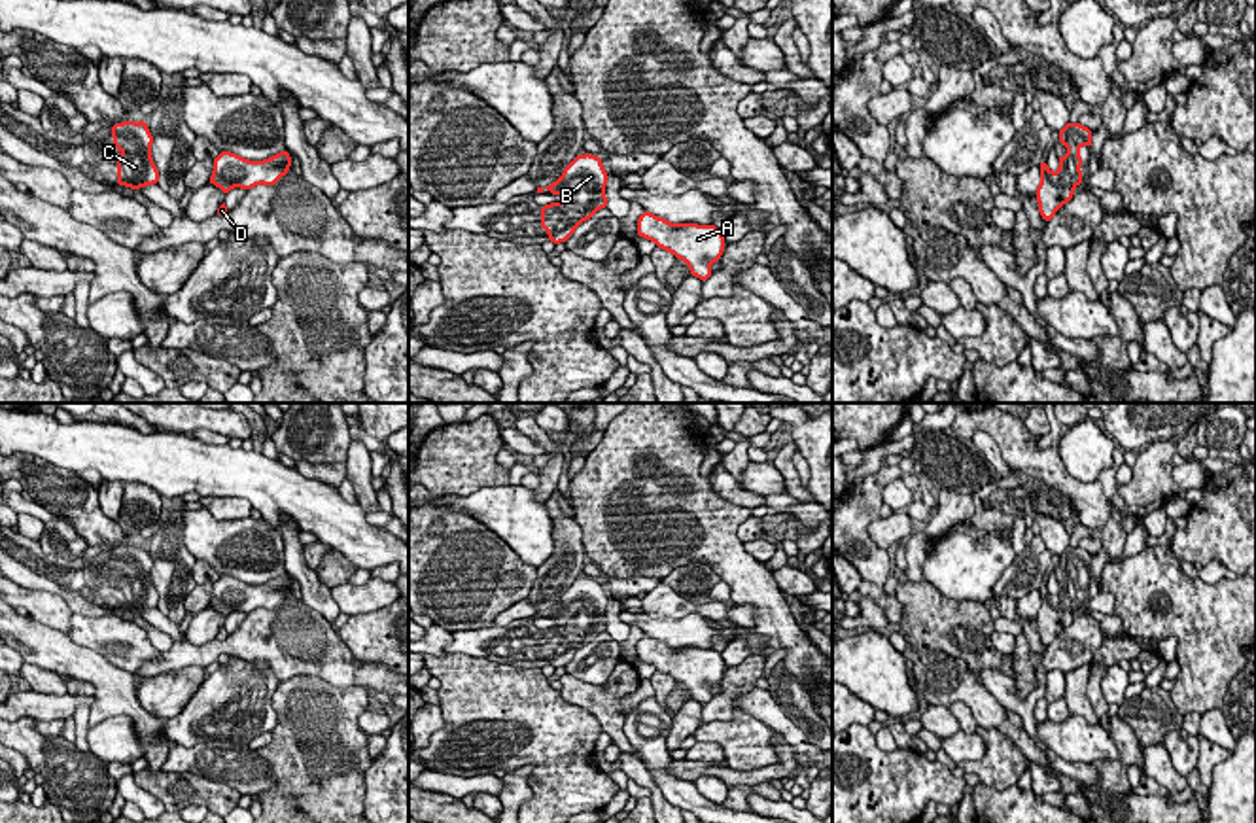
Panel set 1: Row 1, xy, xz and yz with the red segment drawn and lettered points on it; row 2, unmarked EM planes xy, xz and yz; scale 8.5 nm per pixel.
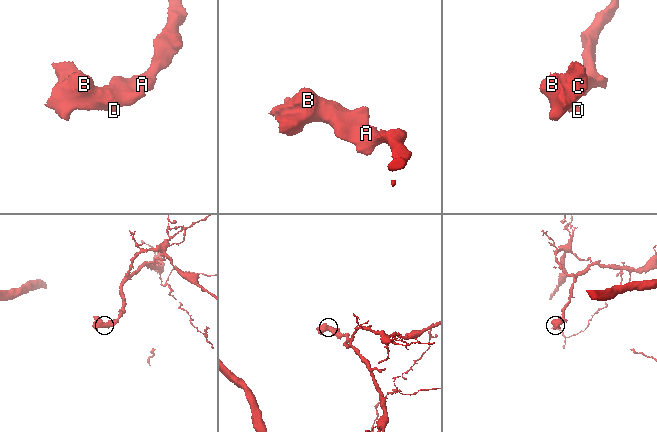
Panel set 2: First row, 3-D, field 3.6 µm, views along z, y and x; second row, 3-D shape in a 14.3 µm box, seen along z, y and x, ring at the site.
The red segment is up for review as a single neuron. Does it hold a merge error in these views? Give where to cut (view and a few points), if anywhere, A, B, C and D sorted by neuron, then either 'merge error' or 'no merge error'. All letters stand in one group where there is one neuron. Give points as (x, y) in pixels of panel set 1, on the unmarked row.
cut none; groups A B C D; no merge error

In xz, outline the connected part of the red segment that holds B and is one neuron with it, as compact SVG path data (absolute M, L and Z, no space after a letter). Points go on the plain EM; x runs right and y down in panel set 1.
M590 577L577 579L562 596L562 602L547 609L562 626L541 630L541 653L554 668L566 666L575 653L600 632L607 632L605 596L602 583Z

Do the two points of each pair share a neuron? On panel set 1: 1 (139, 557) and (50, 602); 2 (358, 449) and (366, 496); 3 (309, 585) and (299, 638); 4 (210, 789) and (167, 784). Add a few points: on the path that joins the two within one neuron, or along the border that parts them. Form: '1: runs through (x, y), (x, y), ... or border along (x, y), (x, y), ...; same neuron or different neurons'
1: border along (19, 583), (55, 593), (72, 613); different neurons
2: runs through (358, 460), (362, 485); same neuron
3: border along (301, 600), (316, 610), (331, 627); different neurons
4: runs through (199, 789), (178, 789); same neuron

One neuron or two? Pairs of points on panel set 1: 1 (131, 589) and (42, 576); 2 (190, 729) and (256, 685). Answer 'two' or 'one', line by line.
1: one
2: one

